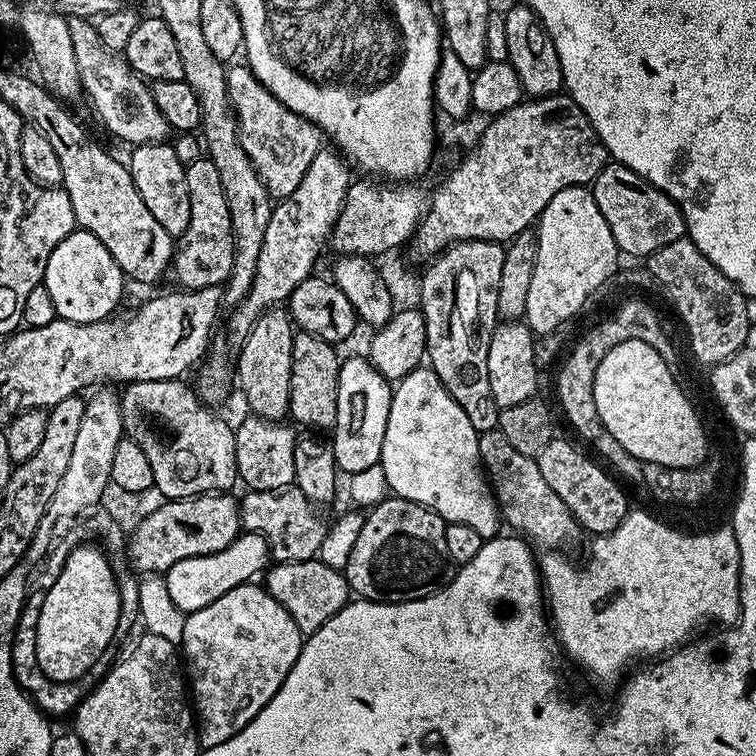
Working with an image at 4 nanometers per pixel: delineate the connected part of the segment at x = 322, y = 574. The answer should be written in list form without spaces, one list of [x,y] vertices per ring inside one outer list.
[[[319,558],[289,564],[273,563],[267,569],[267,576],[266,587],[269,594],[282,602],[282,606],[286,606],[286,614],[294,618],[298,630],[305,637],[314,635],[318,629],[326,626],[326,622],[330,622],[330,618],[338,614],[338,610],[350,603],[350,589],[343,571],[326,566]]]

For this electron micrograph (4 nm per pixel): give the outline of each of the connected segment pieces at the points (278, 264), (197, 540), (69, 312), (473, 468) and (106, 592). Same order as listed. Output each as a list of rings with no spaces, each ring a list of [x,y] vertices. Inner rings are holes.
[[[328,146],[321,147],[320,152],[314,154],[314,162],[310,162],[306,174],[302,174],[298,190],[283,197],[273,207],[270,222],[266,226],[266,235],[262,237],[256,277],[250,286],[248,297],[235,309],[236,317],[232,320],[234,331],[246,334],[256,325],[256,319],[263,312],[287,301],[291,292],[302,282],[306,282],[308,276],[313,275],[315,268],[312,267],[315,266],[320,251],[326,248],[334,222],[338,222],[348,186],[353,183],[354,176],[351,174],[353,175],[349,165],[339,151]]]
[[[232,494],[191,496],[185,500],[168,500],[153,507],[148,517],[141,520],[129,535],[126,554],[129,565],[142,574],[163,574],[182,558],[198,558],[226,550],[240,535],[240,506]]]
[[[77,230],[62,238],[62,242],[50,250],[42,283],[46,294],[50,294],[54,302],[59,319],[89,324],[109,319],[113,315],[112,311],[119,306],[124,296],[126,277],[118,262],[94,234]]]
[[[431,367],[415,368],[393,387],[390,418],[386,418],[386,434],[379,465],[385,471],[391,495],[418,502],[439,514],[445,522],[471,526],[486,538],[501,531],[502,517],[496,504],[496,495],[492,493],[484,465],[480,463],[480,433],[474,430],[474,426],[470,426],[466,410],[462,410],[462,406],[450,398],[446,386],[442,386],[438,374]]]
[[[79,546],[66,558],[57,581],[43,593],[44,601],[40,604],[40,613],[36,616],[34,631],[36,634],[36,655],[42,674],[54,682],[74,684],[78,678],[86,675],[90,669],[101,663],[100,655],[112,644],[116,636],[116,627],[120,624],[120,590],[112,573],[108,557],[99,547]]]

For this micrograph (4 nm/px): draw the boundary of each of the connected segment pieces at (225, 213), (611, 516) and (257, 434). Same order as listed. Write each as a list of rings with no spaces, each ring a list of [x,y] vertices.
[[[207,158],[189,163],[184,169],[186,174],[186,190],[190,190],[190,226],[175,241],[174,255],[170,265],[171,271],[176,271],[176,280],[181,289],[215,288],[227,281],[234,266],[234,234],[232,219],[226,202],[226,194],[222,190],[222,174],[218,174],[218,166]]]
[[[552,439],[534,459],[538,462],[538,470],[542,470],[542,478],[546,478],[546,483],[550,485],[550,490],[554,490],[554,494],[566,502],[566,510],[574,514],[585,533],[592,532],[593,537],[606,536],[627,518],[630,511],[627,494],[570,441]]]
[[[255,414],[239,425],[235,425],[236,434],[236,474],[239,483],[253,492],[278,492],[282,488],[293,487],[294,442],[298,435],[295,427],[287,428],[287,423],[278,420],[264,420]]]

